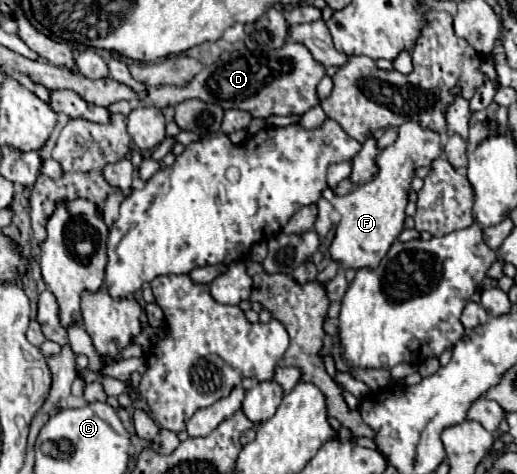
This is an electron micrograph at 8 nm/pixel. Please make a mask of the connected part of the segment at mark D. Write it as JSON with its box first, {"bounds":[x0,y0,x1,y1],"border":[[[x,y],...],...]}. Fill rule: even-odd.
{"bounds":[109,42,325,118],"border":[[[287,42],[279,50],[271,50],[267,54],[251,54],[249,50],[245,52],[233,52],[221,56],[211,70],[201,70],[191,84],[177,88],[177,86],[157,86],[149,88],[129,74],[129,68],[125,62],[111,58],[109,60],[109,72],[111,78],[117,82],[133,88],[135,92],[147,92],[145,98],[139,100],[139,106],[155,106],[155,108],[167,108],[167,106],[177,106],[179,102],[185,102],[189,98],[199,98],[209,104],[219,104],[223,110],[245,110],[253,118],[269,118],[271,114],[277,116],[291,116],[291,114],[305,114],[313,106],[319,104],[317,96],[317,84],[325,76],[325,66],[317,64],[313,60],[311,52],[297,42]]]}

